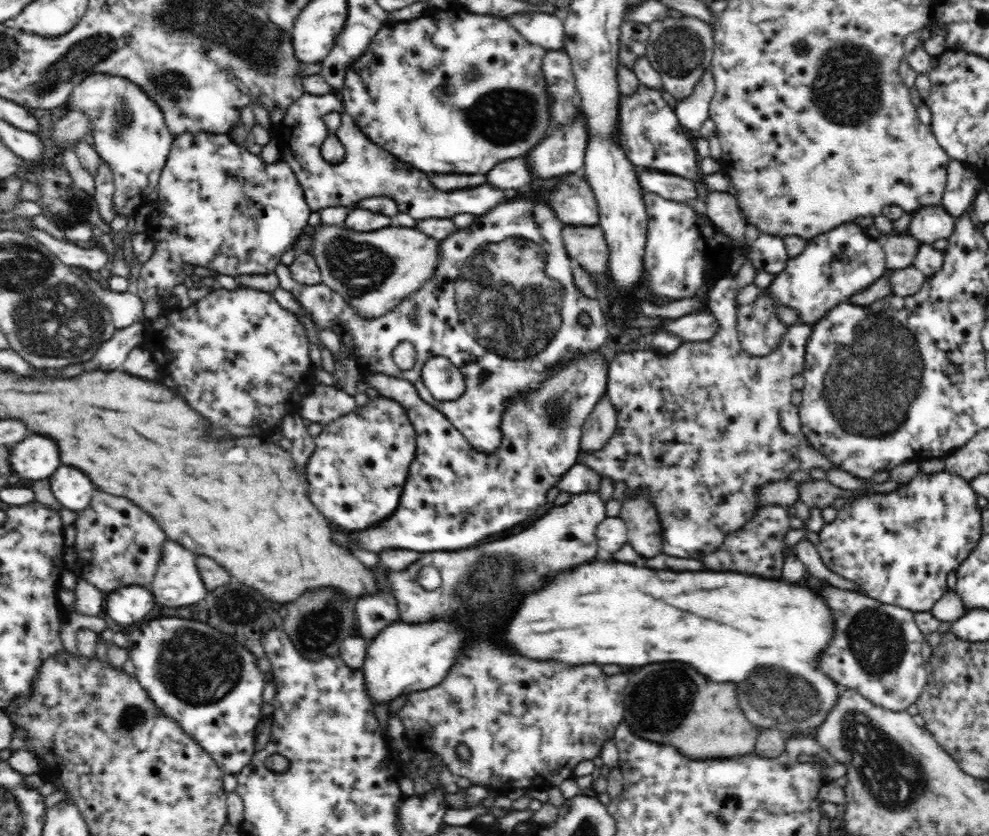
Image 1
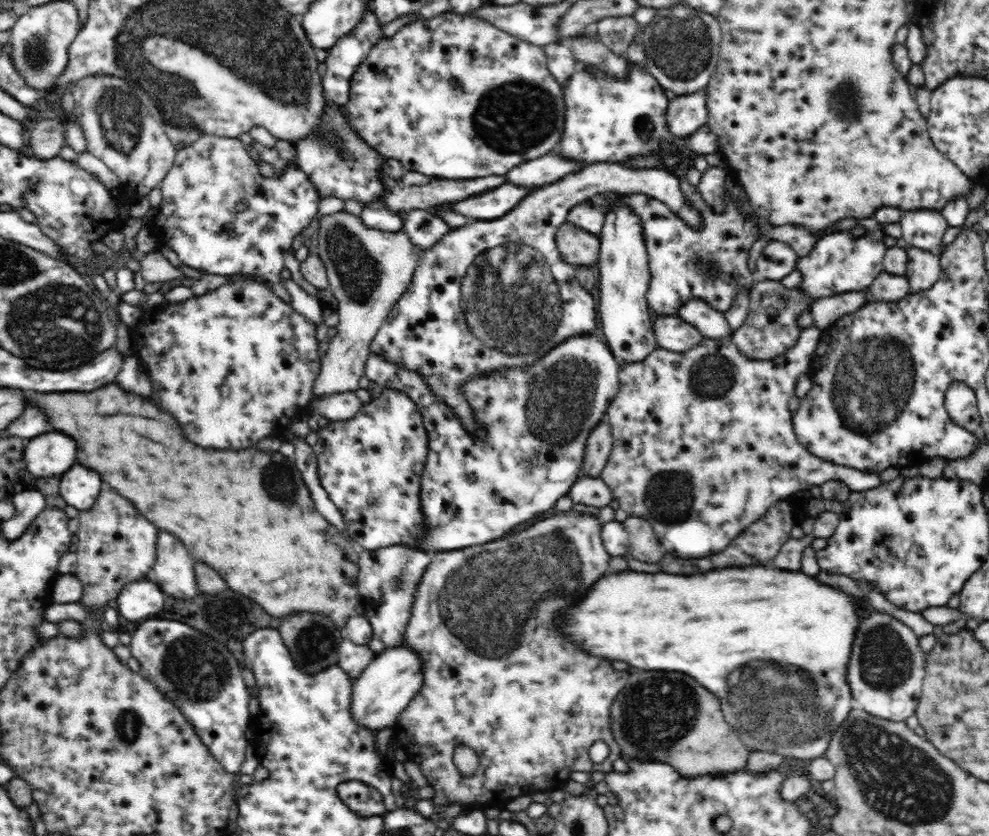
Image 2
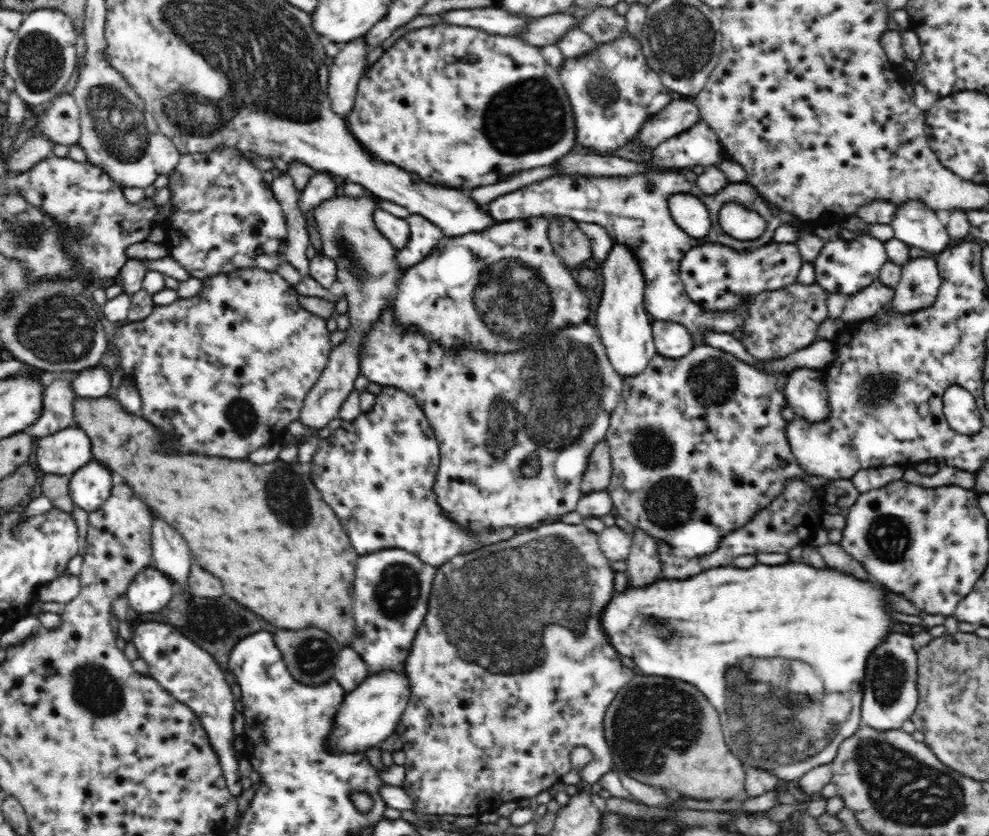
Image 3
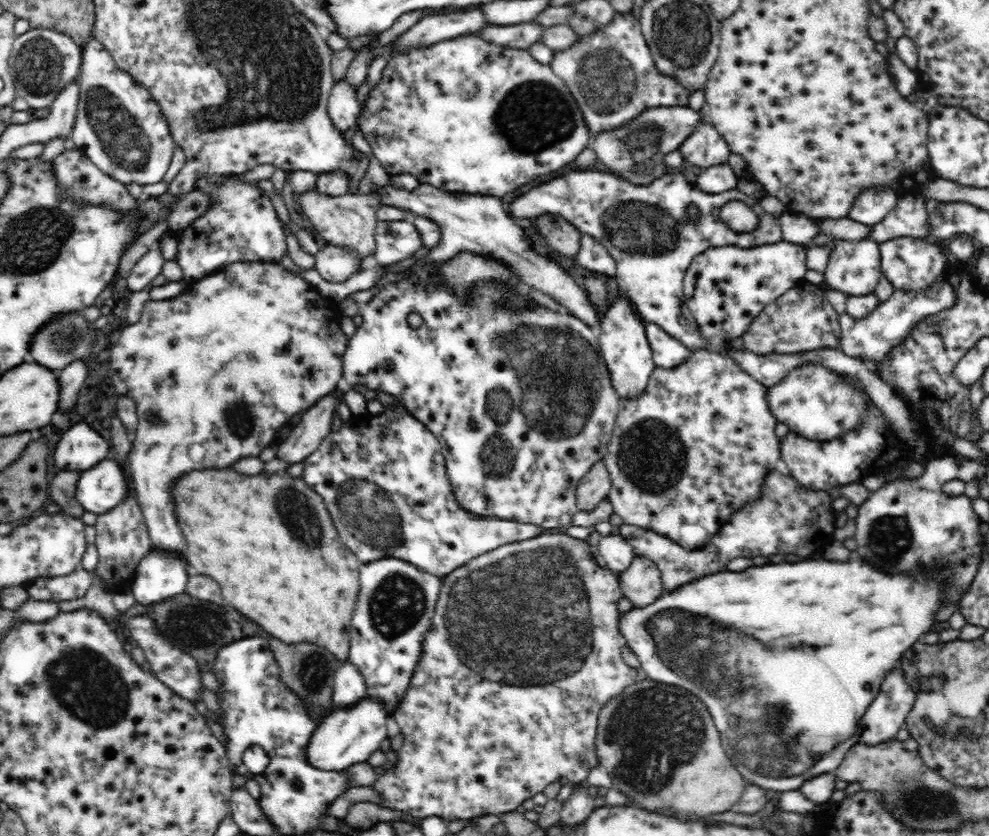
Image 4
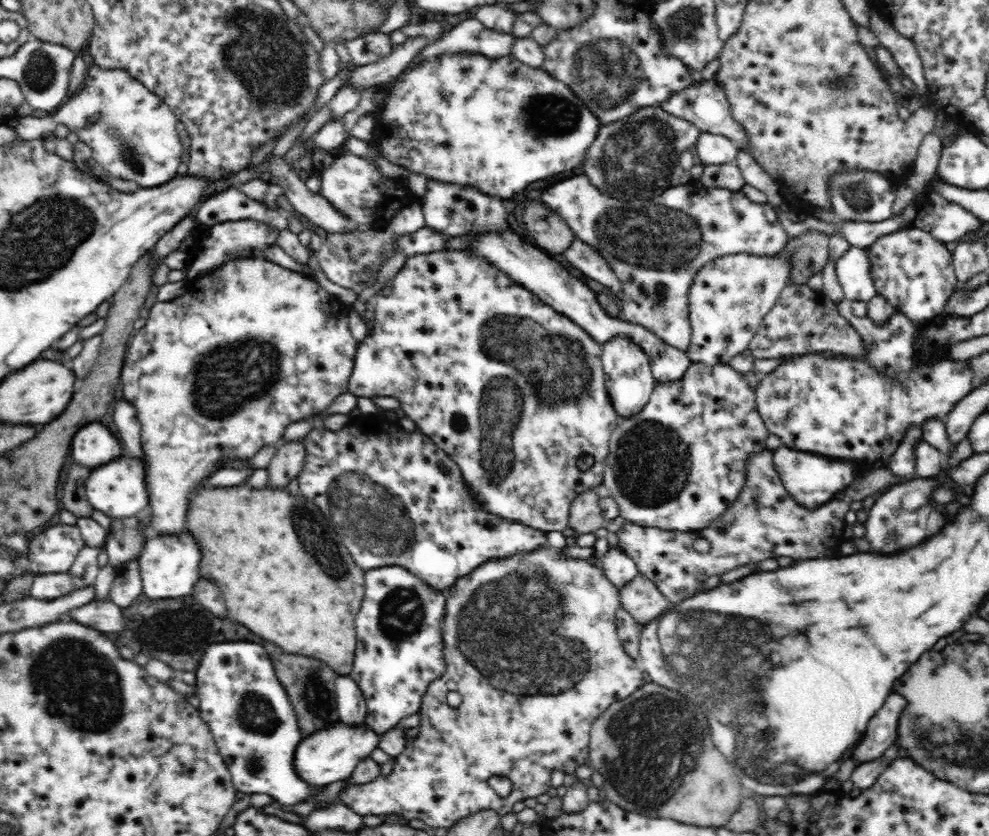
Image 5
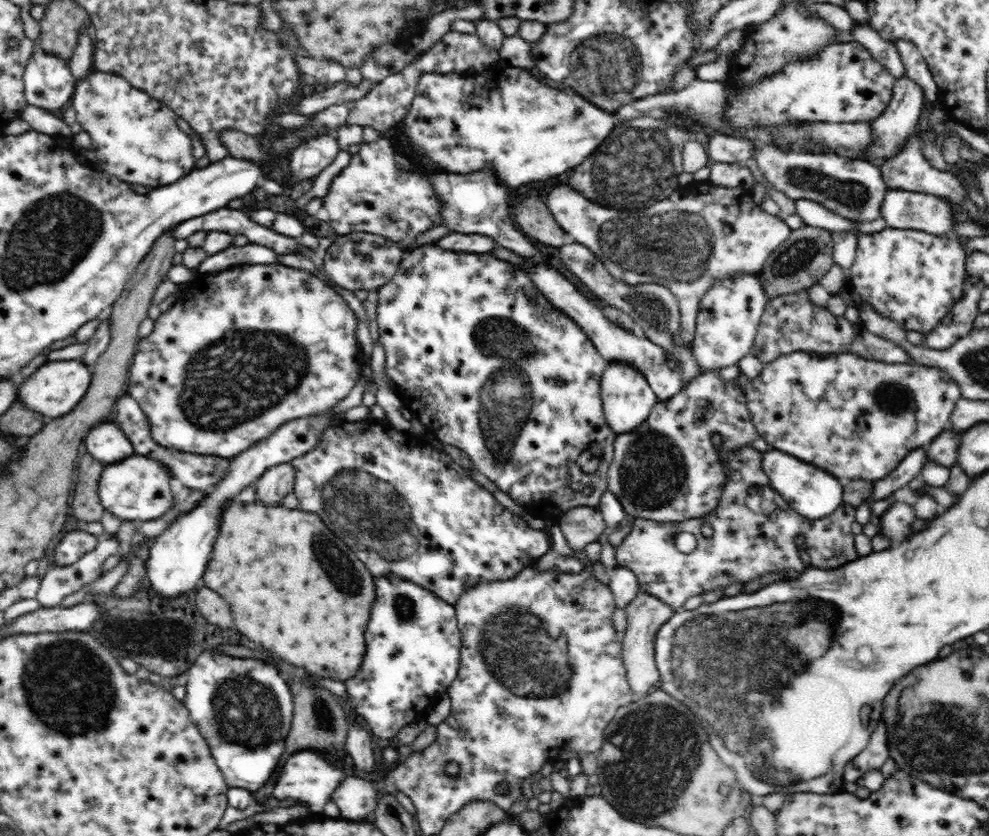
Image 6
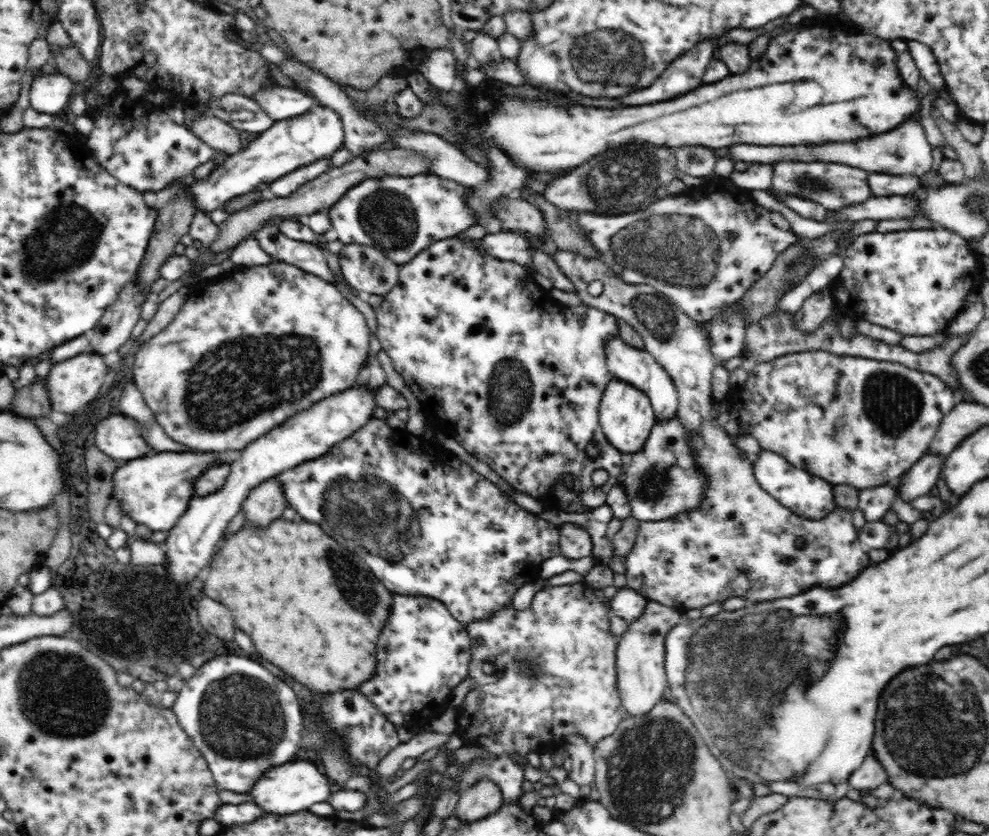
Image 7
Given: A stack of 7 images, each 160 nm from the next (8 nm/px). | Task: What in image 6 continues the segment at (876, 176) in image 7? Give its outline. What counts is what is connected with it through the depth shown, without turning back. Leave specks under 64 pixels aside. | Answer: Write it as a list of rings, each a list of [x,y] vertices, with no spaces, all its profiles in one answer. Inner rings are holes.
[[[916,134],[908,138],[902,152],[898,152],[894,158],[885,159],[877,165],[888,189],[931,194],[957,203],[966,201],[967,194],[964,185],[957,180],[954,172],[938,170],[928,163],[922,155],[920,141]]]

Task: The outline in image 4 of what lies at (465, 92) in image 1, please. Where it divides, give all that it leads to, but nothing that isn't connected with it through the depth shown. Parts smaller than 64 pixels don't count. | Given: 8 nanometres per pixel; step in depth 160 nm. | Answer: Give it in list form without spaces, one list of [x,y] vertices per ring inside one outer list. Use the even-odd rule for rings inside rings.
[[[475,34],[456,36],[456,38],[442,40],[432,47],[413,49],[408,53],[392,53],[382,72],[380,82],[375,89],[370,90],[364,102],[364,108],[361,108],[357,129],[362,132],[372,148],[373,155],[378,158],[378,162],[390,176],[412,174],[420,183],[428,183],[440,189],[446,188],[448,192],[484,194],[484,196],[504,196],[528,184],[536,176],[564,168],[564,164],[570,164],[588,146],[588,138],[591,136],[576,99],[564,80],[551,69],[549,64],[542,64],[526,49],[490,45],[488,40]]]

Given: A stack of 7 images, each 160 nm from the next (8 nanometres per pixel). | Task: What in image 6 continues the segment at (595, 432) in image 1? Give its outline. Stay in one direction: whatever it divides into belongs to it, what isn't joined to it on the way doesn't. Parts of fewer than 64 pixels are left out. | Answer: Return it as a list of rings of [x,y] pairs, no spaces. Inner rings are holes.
[[[590,506],[570,508],[556,523],[572,552],[582,552],[588,544],[598,541],[600,534],[607,527],[601,512]]]

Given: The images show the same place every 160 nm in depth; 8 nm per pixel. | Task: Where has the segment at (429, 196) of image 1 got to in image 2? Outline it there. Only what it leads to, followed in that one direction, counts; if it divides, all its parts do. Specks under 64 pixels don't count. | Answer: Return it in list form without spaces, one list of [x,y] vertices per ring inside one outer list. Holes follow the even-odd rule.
[[[331,104],[326,106],[322,124],[316,128],[316,132],[294,144],[294,147],[298,168],[308,175],[308,180],[312,181],[321,199],[336,196],[345,202],[356,198],[367,205],[382,194],[385,181],[380,165],[385,159],[357,136],[355,128],[347,121],[340,107]],[[340,151],[346,151],[346,159],[341,158]],[[504,184],[492,192],[484,192],[480,196],[474,196],[474,198],[468,198],[462,202],[454,202],[452,210],[460,212],[464,216],[470,216],[470,218],[478,218],[478,220],[498,219],[506,212],[510,212],[512,208],[516,208],[532,192],[532,189]]]

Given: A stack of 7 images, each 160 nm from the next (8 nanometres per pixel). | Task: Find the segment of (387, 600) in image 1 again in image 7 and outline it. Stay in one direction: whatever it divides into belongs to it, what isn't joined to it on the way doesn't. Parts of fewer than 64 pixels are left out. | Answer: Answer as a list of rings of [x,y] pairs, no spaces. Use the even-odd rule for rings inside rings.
[[[396,594],[390,620],[378,638],[376,674],[372,680],[358,686],[356,691],[366,695],[368,701],[376,705],[378,711],[395,726],[402,726],[408,722],[420,722],[422,718],[428,720],[434,716],[438,717],[441,714],[440,704],[451,696],[453,688],[468,677],[468,666],[472,660],[471,644],[466,626],[451,615],[443,602],[429,596]]]

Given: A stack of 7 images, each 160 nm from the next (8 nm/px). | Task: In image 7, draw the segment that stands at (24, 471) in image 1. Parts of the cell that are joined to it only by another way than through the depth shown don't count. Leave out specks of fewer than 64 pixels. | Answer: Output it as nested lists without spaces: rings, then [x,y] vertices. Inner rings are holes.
[[[109,416],[96,425],[95,445],[116,460],[134,460],[154,450],[142,438],[142,426],[128,416]]]

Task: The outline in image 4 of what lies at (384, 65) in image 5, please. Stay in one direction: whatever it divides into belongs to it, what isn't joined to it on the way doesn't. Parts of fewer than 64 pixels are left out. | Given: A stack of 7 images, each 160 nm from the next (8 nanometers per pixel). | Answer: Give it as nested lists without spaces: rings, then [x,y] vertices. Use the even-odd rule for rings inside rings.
[[[479,7],[443,15],[428,15],[395,38],[396,44],[392,53],[408,53],[413,49],[432,47],[442,40],[475,34],[486,25],[490,24],[486,22]]]

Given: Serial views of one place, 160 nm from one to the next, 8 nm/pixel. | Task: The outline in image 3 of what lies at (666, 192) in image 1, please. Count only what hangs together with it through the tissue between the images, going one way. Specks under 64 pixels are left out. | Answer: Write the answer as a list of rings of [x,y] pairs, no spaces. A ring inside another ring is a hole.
[[[672,194],[668,198],[672,218],[693,237],[706,236],[713,226],[708,207],[697,196]],[[554,216],[504,221],[482,232],[470,232],[456,238],[443,236],[427,258],[404,271],[392,300],[396,327],[402,327],[404,331],[416,329],[446,349],[454,347],[456,351],[484,349],[492,353],[513,353],[524,348],[524,344],[544,340],[544,336],[550,336],[556,326],[584,322],[590,312],[590,301],[579,284],[574,282],[570,267],[565,266],[553,252],[548,236],[550,217]]]

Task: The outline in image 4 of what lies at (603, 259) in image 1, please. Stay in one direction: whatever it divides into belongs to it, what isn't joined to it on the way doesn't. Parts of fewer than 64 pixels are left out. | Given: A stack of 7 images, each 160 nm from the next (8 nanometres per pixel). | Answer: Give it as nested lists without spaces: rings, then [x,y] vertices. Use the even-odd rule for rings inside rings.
[[[546,214],[532,219],[538,232],[545,238],[547,245],[567,258],[576,258],[580,252],[581,232],[565,218]]]

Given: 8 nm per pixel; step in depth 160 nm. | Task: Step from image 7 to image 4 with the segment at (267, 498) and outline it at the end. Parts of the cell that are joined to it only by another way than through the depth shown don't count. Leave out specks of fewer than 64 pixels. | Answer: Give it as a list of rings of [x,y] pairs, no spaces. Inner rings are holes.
[[[336,391],[322,396],[301,413],[301,421],[293,428],[289,437],[277,444],[276,457],[290,465],[298,464],[318,448],[324,437],[332,432],[330,425],[340,403],[335,398]]]

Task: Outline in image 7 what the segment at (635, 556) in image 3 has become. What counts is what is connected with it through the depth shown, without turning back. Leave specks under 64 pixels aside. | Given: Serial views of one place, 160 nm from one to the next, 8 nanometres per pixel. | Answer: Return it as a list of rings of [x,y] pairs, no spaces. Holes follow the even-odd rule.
[[[647,600],[646,608],[638,620],[628,624],[628,630],[617,640],[615,667],[617,670],[617,689],[622,706],[629,716],[648,714],[662,700],[668,687],[665,673],[664,640],[669,630],[682,622],[682,612]]]

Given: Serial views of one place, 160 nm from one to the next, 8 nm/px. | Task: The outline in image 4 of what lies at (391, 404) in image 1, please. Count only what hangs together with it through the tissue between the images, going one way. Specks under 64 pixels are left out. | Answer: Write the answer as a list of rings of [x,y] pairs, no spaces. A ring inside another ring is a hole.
[[[401,400],[397,401],[397,407],[385,408],[362,434],[356,434],[360,432],[356,426],[346,428],[343,425],[337,432],[327,434],[318,448],[304,460],[301,477],[323,498],[340,538],[358,556],[360,562],[380,560],[380,556],[396,556],[442,579],[452,570],[485,552],[504,544],[540,536],[543,528],[534,524],[482,518],[464,510],[452,494],[439,440],[426,428],[425,423],[416,420],[407,411]]]

